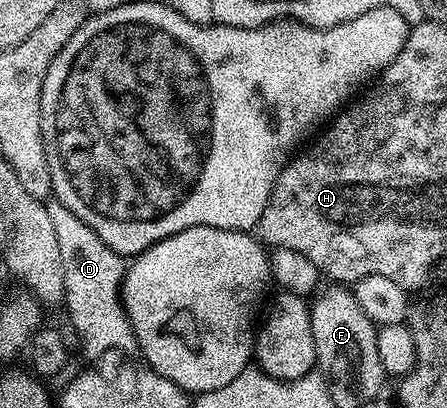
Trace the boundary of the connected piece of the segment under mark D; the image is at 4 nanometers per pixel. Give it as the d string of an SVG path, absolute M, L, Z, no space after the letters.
M53 199L45 202L52 227L56 227L56 244L60 246L60 260L64 265L64 308L78 333L86 336L86 353L97 359L108 349L130 351L135 348L134 326L122 303L122 280L126 278L127 262L84 219L72 215L64 203Z

